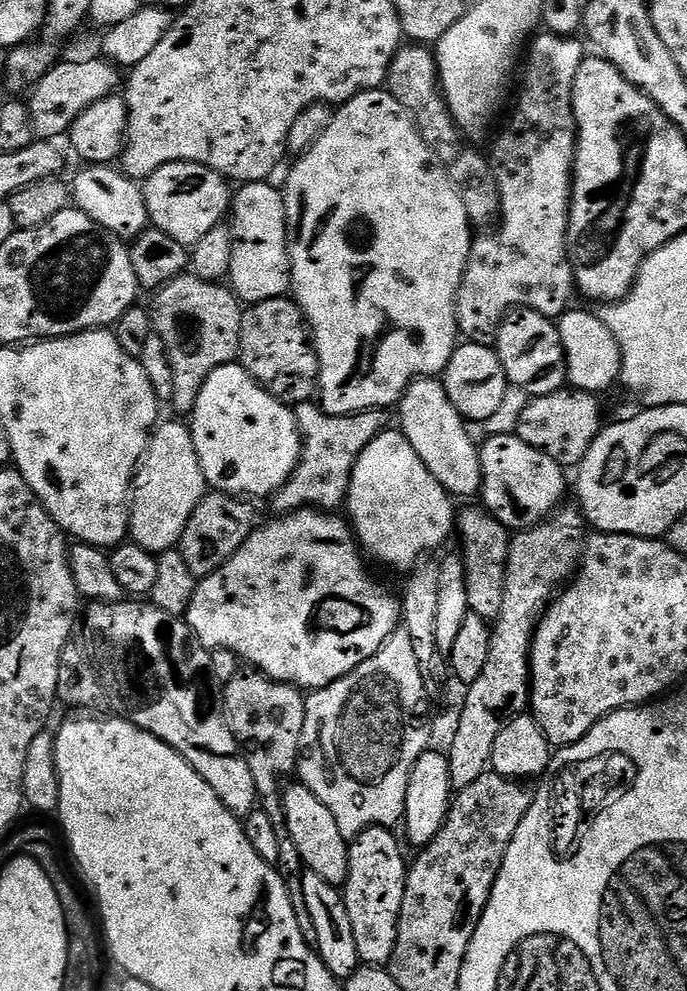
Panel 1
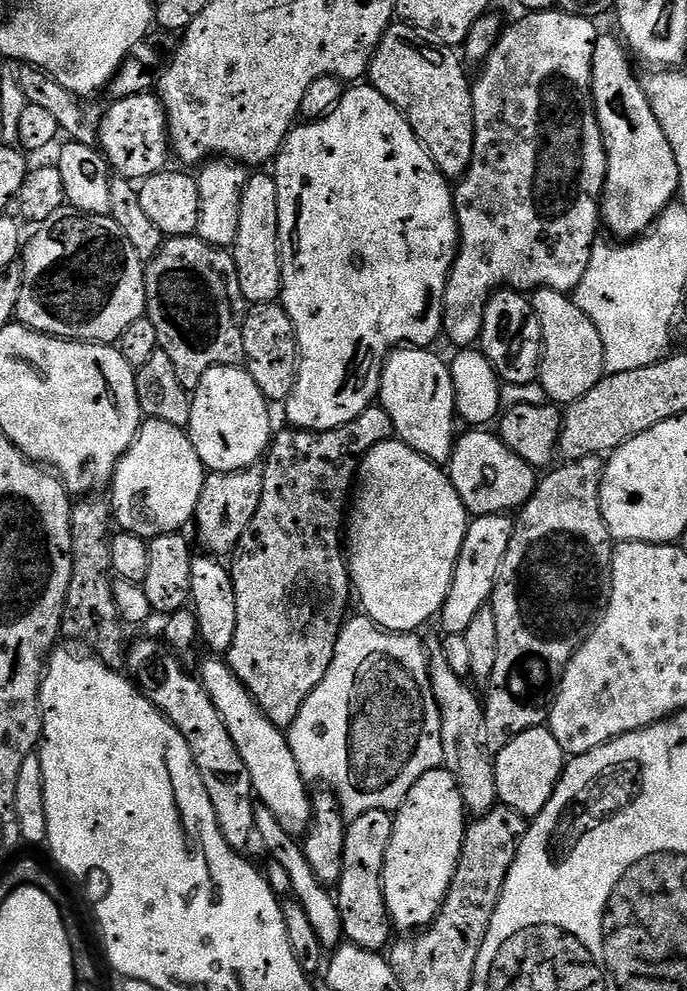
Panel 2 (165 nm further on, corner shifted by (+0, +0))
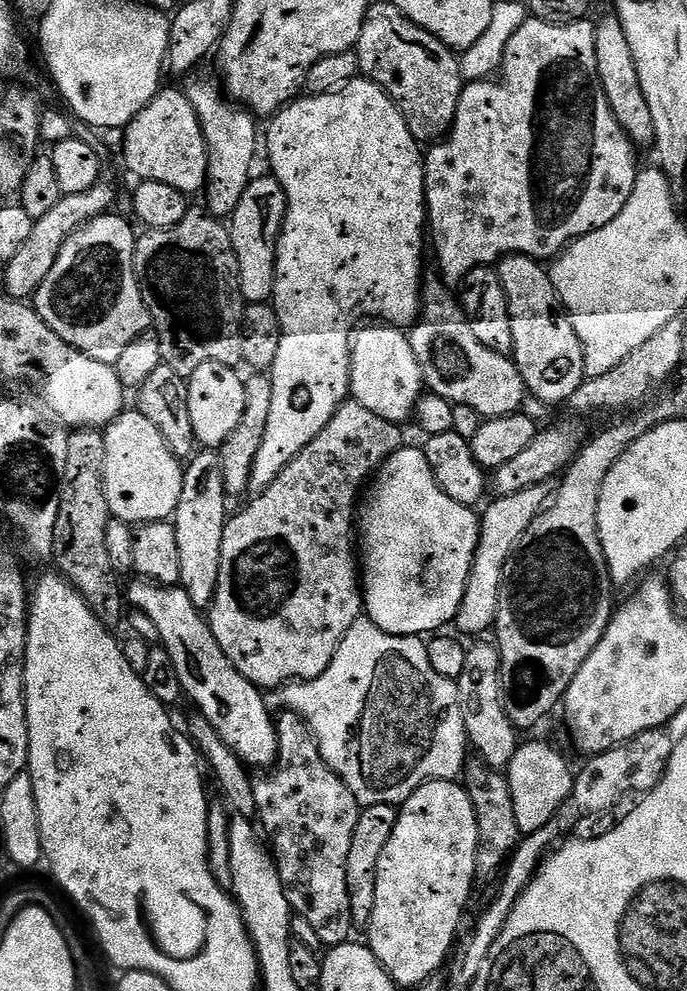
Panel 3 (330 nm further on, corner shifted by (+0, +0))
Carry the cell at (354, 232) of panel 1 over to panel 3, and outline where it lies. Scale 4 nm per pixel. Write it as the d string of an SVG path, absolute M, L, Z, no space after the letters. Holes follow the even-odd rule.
M357 78L351 80L345 88L330 94L305 95L303 98L297 98L284 108L281 108L275 116L271 117L268 128L268 160L272 163L270 168L271 175L276 177L277 182L282 186L282 190L286 194L286 202L288 203L288 213L284 216L284 225L280 231L280 241L276 247L276 281L274 282L274 290L272 291L271 305L276 309L278 314L278 322L280 323L280 333L282 334L282 342L278 342L278 358L274 358L274 366L270 369L272 377L272 385L274 386L274 399L270 402L270 418L266 421L266 435L262 438L262 447L258 450L258 458L254 458L254 470L250 472L250 486L248 492L259 494L264 492L274 482L274 478L278 478L278 474L282 474L284 467L303 450L307 444L314 442L314 438L318 438L318 434L322 434L322 430L326 426L326 422L330 422L330 418L334 418L337 410L344 405L345 400L349 399L352 382L350 380L350 368L352 366L352 338L354 329L369 316L369 321L383 322L388 326L395 326L401 330L407 329L420 319L420 309L422 307L422 275L420 271L424 268L424 248L426 252L426 201L424 199L424 156L422 155L421 145L416 143L414 137L410 134L410 130L406 126L406 122L402 118L402 114L398 110L398 106L394 101L384 93L384 89L379 88L372 80L367 78Z

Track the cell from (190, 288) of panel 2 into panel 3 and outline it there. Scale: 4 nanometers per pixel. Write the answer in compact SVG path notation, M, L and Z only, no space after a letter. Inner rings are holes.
M189 210L178 226L145 231L145 236L141 235L136 241L132 259L134 274L138 278L138 290L142 290L142 302L152 319L152 328L162 346L162 358L170 370L178 370L185 378L192 376L198 366L210 362L236 366L242 361L242 314L246 301L240 293L240 271L231 231L220 224L223 223L207 211Z

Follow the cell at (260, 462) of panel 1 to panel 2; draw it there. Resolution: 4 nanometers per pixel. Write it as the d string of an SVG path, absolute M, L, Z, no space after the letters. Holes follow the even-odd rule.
M214 366L206 370L206 374L202 374L202 382L198 382L191 397L192 409L186 431L192 439L194 450L198 450L198 458L208 472L240 472L243 468L261 463L272 443L274 427L272 428L272 416L268 413L270 401L262 394L262 390L258 390L258 382L250 378L247 368Z

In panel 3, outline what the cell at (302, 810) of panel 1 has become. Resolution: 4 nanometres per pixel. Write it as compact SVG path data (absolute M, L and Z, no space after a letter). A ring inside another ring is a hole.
M143 578L133 579L133 584L126 588L126 600L129 605L135 611L146 614L146 618L150 618L154 622L155 628L158 630L160 635L160 644L170 654L170 658L174 658L174 670L178 670L178 678L180 679L180 686L185 697L188 696L196 703L195 711L199 715L206 718L206 722L210 722L210 726L214 726L214 730L218 730L218 738L222 738L222 742L226 742L226 746L230 746L230 750L234 750L234 754L241 762L244 763L249 769L255 770L255 768L264 768L260 770L268 770L275 765L276 755L278 754L278 738L276 737L276 720L274 719L273 713L270 711L268 701L265 693L261 689L257 688L256 685L251 684L248 679L235 666L230 662L230 658L226 658L226 654L222 654L222 646L218 646L218 638L214 638L212 633L212 627L208 625L205 613L201 609L194 606L194 602L190 602L190 594L186 594L186 590L179 586L165 586L163 584L154 584L150 580Z

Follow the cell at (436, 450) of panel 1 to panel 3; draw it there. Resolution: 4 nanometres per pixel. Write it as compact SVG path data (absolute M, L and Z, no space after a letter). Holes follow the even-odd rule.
M395 326L364 327L352 338L351 399L366 406L366 410L374 410L378 418L403 425L404 420L413 419L416 405L426 392L422 366L418 366L418 358L414 358L411 339L401 329Z

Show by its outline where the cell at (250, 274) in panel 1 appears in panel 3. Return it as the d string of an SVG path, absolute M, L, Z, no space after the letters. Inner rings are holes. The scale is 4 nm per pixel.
M271 174L259 176L249 180L230 217L232 245L240 271L240 293L248 304L267 304L271 301L276 281L276 247L280 241L284 216L288 213L286 194L276 177Z

